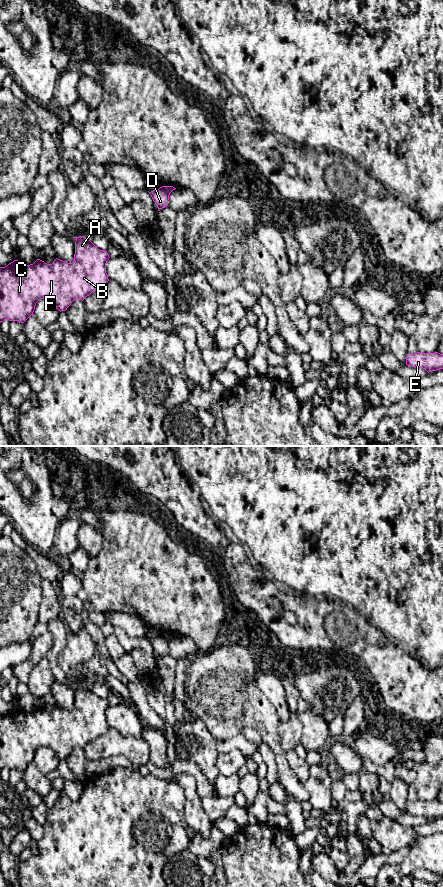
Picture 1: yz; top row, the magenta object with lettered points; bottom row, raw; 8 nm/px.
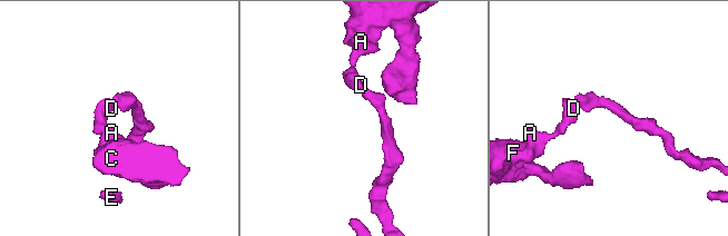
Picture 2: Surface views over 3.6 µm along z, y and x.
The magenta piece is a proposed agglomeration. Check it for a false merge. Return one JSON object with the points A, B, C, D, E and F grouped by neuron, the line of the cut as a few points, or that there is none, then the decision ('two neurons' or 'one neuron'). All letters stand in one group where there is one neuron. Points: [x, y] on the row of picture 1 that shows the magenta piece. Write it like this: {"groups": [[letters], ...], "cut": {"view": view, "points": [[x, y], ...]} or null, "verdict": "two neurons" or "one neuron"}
{"groups": [["A", "B", "C", "D", "F"], ["E"]], "cut": {"view": "yz", "points": [[161, 187], [169, 193]]}, "verdict": "two neurons"}

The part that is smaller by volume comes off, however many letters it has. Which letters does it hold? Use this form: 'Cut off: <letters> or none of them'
Cut off: E

